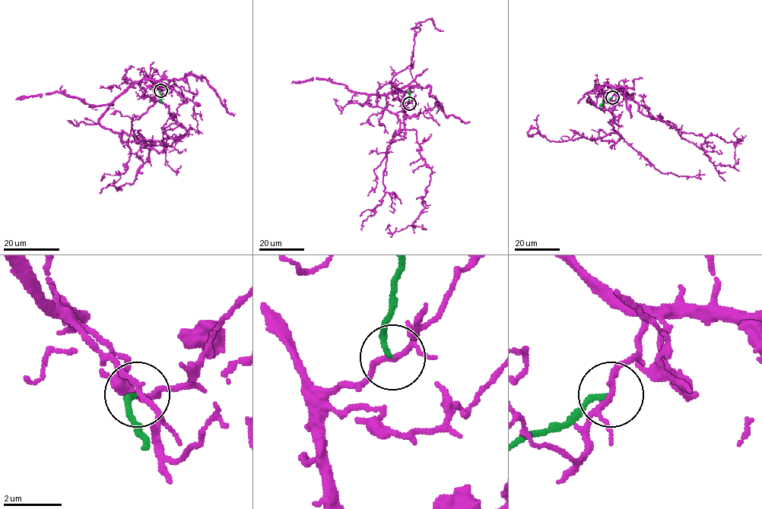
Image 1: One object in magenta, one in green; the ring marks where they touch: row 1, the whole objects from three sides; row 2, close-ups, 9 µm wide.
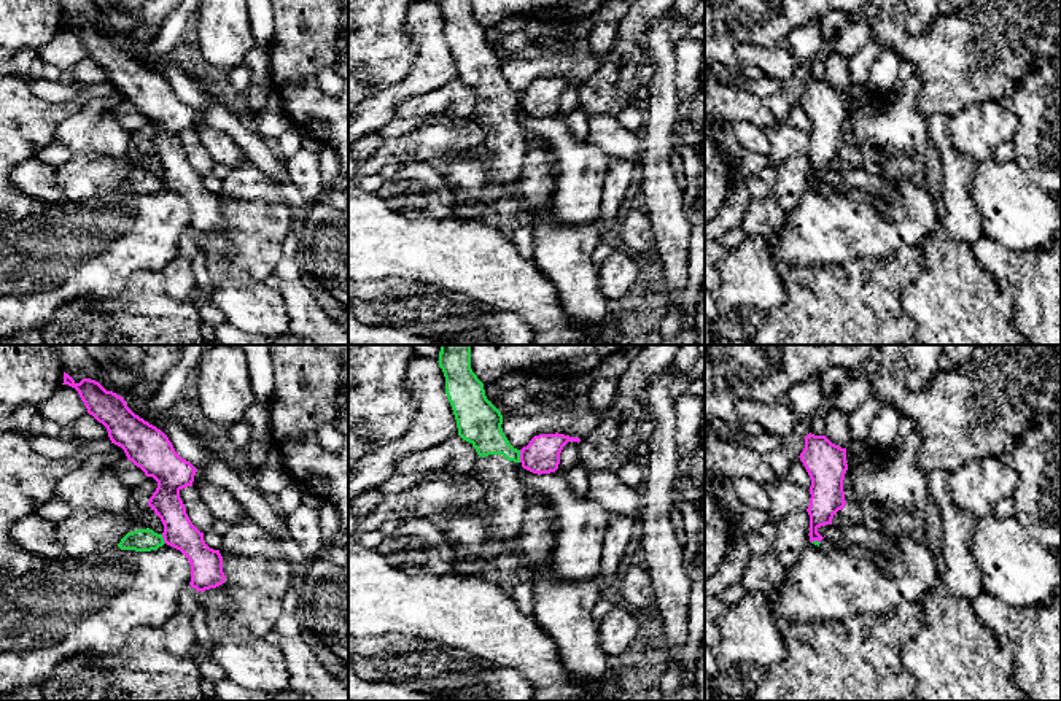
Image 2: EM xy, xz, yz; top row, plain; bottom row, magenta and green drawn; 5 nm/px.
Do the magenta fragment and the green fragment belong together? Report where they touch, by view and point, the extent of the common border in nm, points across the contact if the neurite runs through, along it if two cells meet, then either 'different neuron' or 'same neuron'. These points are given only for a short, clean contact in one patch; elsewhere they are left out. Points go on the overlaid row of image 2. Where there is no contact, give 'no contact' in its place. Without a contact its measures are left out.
xz (520, 457) | 60 nm | along xz (519, 450), (520, 461) | different neuron

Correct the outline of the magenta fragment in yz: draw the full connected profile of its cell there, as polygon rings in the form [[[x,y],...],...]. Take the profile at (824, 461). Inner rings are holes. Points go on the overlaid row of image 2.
[[[805,436],[805,448],[800,453],[810,478],[810,542],[821,542],[821,526],[832,525],[834,515],[845,509],[843,480],[848,471],[846,448],[832,443],[826,436]]]

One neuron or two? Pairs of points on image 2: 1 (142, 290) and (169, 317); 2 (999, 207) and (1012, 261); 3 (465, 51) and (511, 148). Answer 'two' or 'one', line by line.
1: one
2: two
3: one

